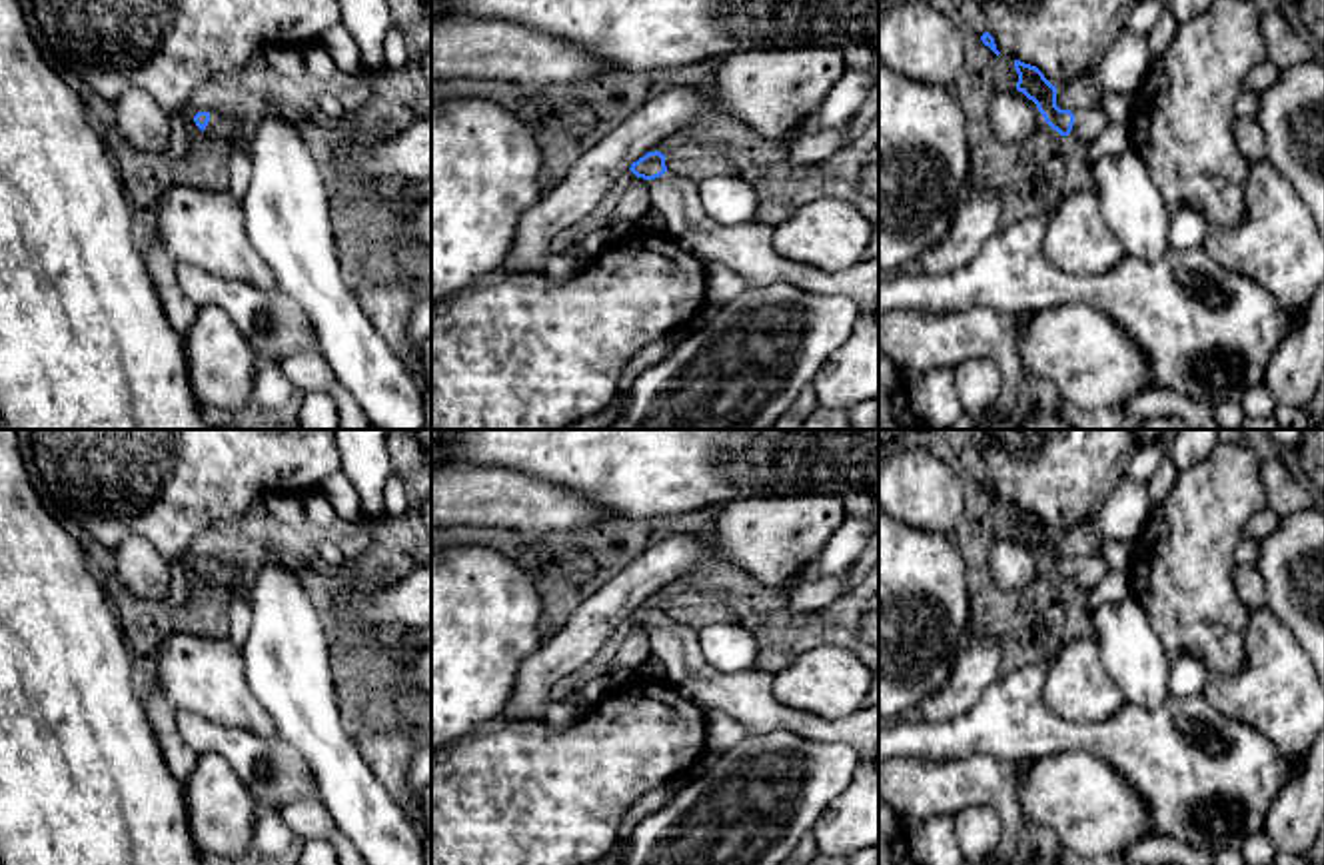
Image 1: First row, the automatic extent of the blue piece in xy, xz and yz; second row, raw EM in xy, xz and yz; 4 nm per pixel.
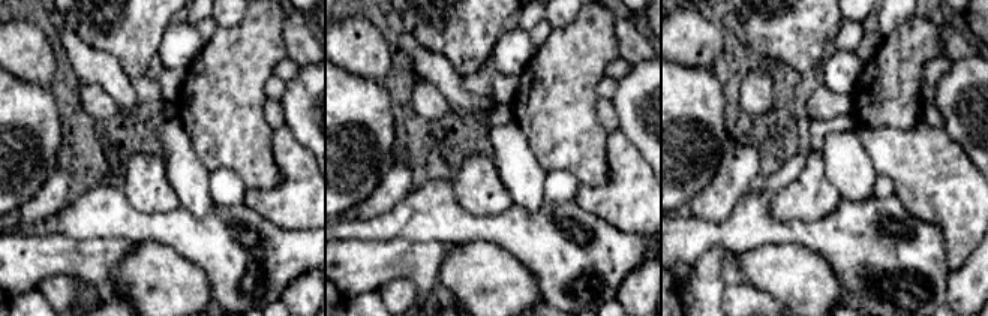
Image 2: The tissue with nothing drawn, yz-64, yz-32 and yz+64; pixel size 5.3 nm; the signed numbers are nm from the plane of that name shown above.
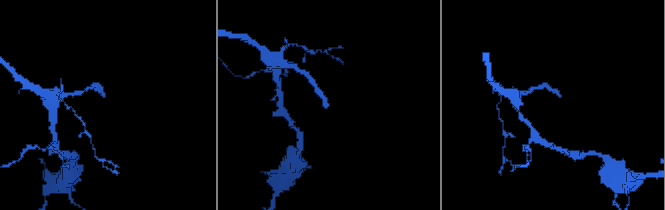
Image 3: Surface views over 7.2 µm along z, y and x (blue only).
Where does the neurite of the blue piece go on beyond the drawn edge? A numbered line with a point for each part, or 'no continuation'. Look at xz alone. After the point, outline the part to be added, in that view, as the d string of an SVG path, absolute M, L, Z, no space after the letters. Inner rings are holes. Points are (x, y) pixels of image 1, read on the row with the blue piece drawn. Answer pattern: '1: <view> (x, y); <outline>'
1: xz (747, 248); M671 172L649 180L651 208L657 210L673 236L701 262L733 270L745 288L775 282L793 284L815 296L849 296L861 314L879 308L879 258L863 260L845 272L825 272L793 264L775 252L775 228L745 222L719 226L701 208L699 184Z

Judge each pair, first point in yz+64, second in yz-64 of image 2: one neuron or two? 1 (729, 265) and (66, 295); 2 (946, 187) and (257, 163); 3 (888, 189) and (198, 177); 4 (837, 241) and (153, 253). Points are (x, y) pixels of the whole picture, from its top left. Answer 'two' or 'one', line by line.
1: two
2: two
3: two
4: two

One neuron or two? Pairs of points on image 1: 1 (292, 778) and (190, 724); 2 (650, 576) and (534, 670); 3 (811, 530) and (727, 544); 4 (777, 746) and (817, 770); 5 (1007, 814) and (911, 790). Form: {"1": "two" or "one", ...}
{"1": "one", "2": "one", "3": "one", "4": "one", "5": "one"}

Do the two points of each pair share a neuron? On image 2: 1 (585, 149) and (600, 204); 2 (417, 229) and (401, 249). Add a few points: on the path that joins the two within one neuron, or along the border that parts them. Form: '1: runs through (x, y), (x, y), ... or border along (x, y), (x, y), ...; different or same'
1: border along (606, 152), (607, 177), (598, 184), (579, 184); different
2: border along (371, 240), (407, 238), (441, 243); different

